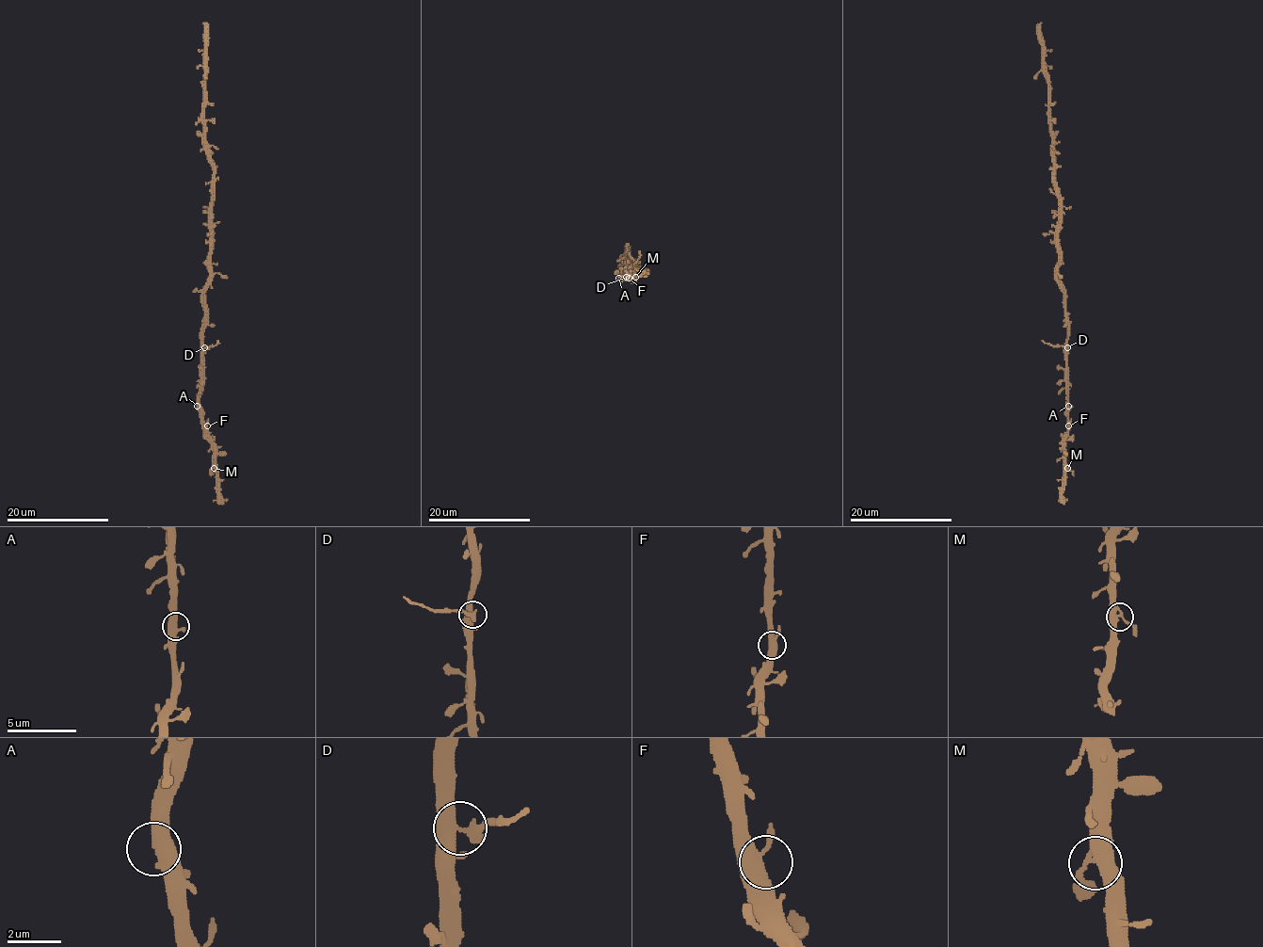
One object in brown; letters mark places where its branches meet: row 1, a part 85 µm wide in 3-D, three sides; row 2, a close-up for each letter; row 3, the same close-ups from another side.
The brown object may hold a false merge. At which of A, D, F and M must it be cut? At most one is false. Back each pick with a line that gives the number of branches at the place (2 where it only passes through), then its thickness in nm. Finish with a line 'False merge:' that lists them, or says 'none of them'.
D: 3 branches meet; 400 nm thick
False merge: D

